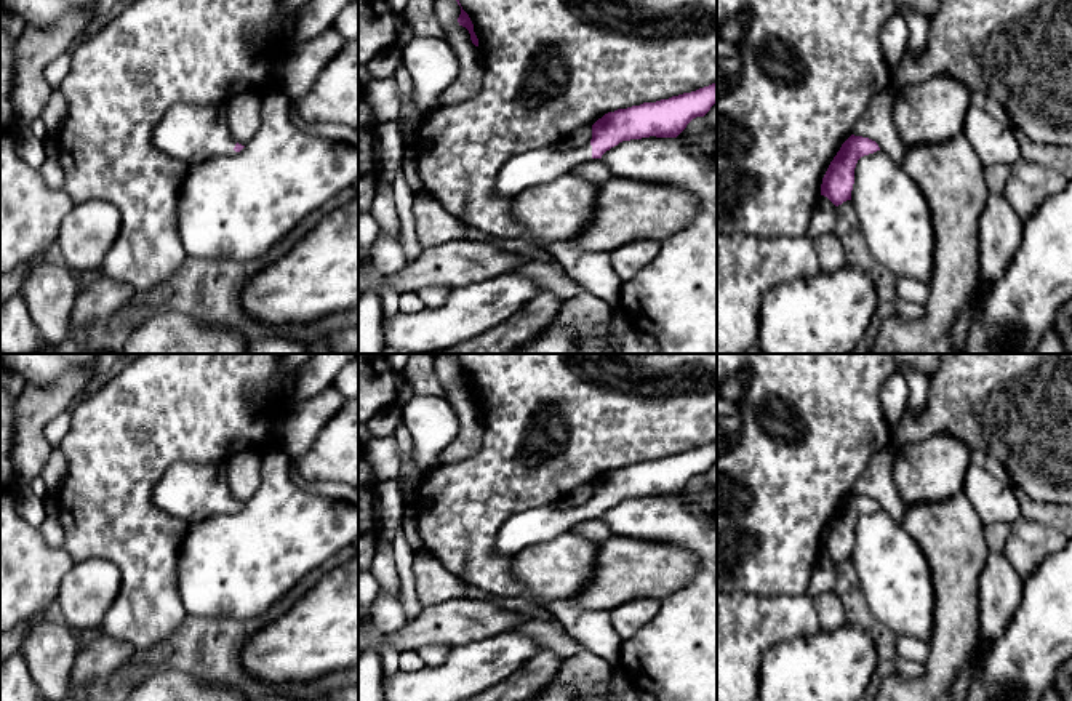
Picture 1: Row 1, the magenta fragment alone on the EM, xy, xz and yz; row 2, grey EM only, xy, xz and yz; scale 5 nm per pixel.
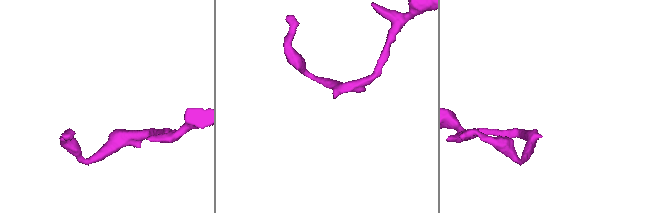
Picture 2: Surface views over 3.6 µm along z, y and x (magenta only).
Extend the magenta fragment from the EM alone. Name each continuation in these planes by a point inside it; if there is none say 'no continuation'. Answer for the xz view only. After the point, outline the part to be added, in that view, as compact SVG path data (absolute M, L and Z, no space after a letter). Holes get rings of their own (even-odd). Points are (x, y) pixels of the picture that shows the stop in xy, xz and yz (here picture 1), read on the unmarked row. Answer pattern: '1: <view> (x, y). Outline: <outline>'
1: xz (541, 524). Outline: M590 501L578 507L547 504L523 511L502 525L496 541L498 554L514 557L523 547L552 541L589 519L592 519Z

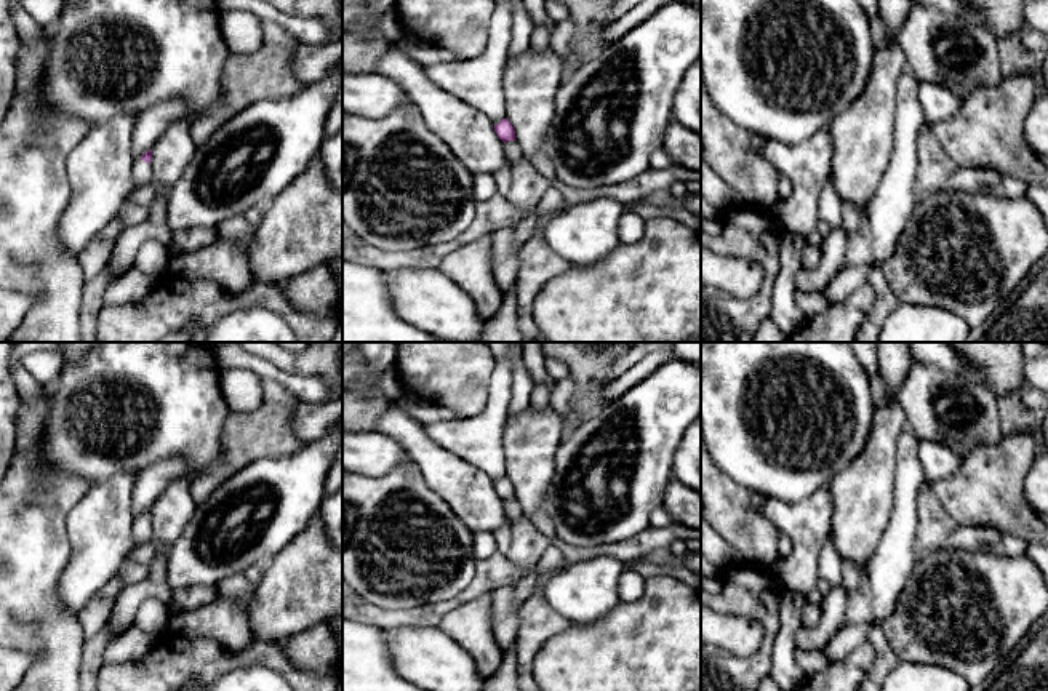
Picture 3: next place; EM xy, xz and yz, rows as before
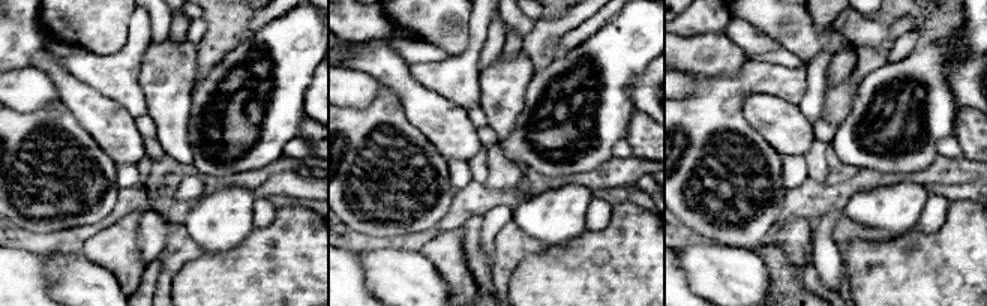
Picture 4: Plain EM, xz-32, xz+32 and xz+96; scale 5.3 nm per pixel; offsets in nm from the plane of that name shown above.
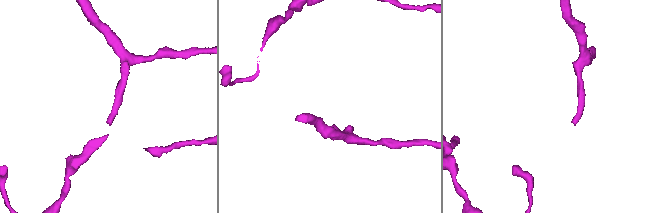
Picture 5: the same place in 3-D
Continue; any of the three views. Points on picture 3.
1: xy (130, 571). Outline: M141 517L134 518L131 534L133 534L134 547L133 547L131 553L122 561L122 565L115 574L126 585L138 584L138 582L147 579L147 576L149 576L149 566L136 563L133 560L133 553L138 547L142 547L142 545L152 542L150 521L146 521Z

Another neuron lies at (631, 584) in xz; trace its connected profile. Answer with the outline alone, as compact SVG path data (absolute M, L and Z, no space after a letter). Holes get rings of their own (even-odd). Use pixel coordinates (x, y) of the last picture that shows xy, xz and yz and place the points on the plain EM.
M626 568L619 576L619 600L622 603L637 601L645 592L645 579L632 568Z

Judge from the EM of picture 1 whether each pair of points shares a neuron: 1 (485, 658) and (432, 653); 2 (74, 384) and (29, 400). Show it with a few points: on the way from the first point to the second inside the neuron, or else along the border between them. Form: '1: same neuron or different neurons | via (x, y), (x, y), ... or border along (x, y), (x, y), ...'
1: different neurons | border along (448, 648), (448, 655), (440, 663), (424, 664)
2: same neuron | via (63, 392), (55, 400), (40, 400)

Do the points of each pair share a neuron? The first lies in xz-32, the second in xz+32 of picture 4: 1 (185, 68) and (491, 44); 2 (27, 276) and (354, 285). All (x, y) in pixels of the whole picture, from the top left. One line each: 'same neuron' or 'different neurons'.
1: different neurons
2: same neuron

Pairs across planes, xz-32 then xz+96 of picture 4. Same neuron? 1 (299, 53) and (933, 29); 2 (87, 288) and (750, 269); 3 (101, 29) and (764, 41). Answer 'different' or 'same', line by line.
1: different
2: same
3: different

